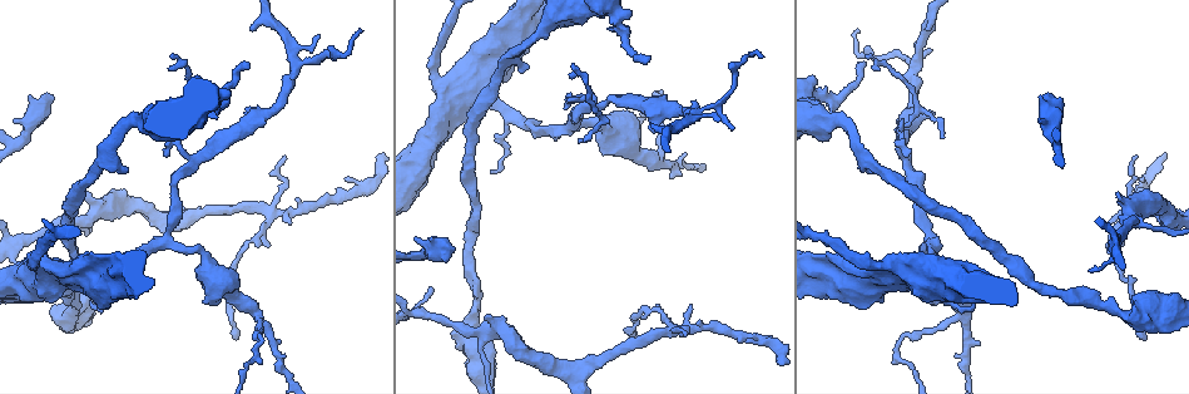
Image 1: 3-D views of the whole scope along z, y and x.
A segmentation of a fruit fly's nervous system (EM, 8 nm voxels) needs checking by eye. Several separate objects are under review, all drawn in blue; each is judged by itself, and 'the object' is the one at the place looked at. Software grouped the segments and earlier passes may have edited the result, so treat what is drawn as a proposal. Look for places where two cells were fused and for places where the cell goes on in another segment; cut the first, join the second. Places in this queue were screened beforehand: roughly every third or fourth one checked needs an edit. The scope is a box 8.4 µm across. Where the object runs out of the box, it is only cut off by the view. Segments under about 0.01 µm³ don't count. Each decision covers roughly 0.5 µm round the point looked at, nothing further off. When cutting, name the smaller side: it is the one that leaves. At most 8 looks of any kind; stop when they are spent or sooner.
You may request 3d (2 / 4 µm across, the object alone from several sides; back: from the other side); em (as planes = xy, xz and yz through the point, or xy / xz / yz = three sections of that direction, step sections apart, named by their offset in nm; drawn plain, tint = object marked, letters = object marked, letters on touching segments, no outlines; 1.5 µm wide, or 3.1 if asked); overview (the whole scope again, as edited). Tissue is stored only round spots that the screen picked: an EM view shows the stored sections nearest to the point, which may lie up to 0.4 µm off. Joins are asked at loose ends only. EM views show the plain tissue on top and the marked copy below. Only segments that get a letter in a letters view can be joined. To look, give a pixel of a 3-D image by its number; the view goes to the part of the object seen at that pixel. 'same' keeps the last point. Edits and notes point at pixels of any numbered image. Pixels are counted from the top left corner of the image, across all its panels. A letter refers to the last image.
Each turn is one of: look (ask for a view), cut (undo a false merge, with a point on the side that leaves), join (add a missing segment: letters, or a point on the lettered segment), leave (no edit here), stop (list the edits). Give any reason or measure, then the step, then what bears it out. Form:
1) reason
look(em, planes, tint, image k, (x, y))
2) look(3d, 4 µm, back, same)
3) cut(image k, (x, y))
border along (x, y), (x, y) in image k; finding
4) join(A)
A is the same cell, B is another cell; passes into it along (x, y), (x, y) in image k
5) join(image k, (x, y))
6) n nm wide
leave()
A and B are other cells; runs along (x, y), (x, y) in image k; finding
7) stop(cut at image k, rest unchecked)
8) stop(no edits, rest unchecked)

thick turns thin
look(em, planes, tint, image 1, (65, 312))

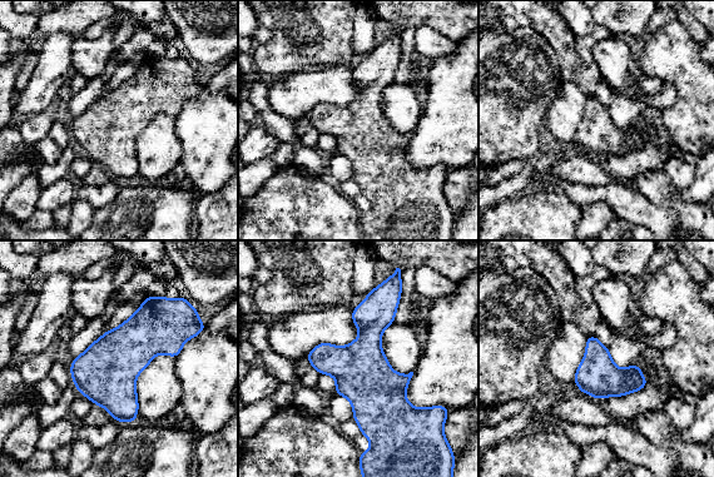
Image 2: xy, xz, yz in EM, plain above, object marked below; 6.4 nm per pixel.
look(em, planes, letters, same)

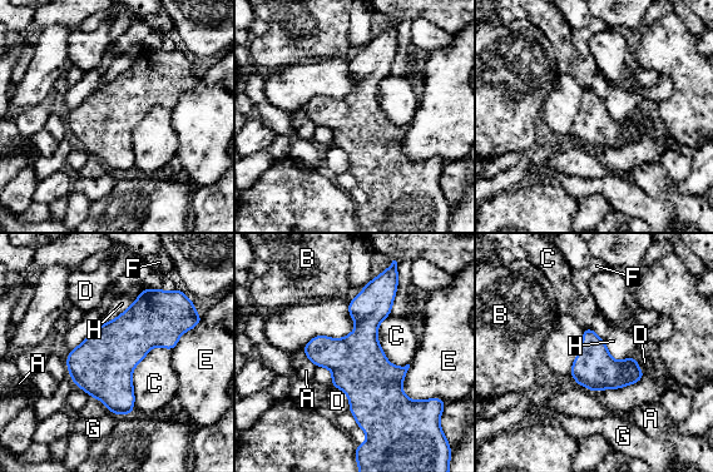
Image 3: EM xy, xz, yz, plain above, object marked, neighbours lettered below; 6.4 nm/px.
leave()
A, B, C, D, E, F, G and H are other cells; border along (171, 349), (134, 367), (130, 413) in image 3; continuous, no second cell

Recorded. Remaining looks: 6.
branch stops here
look(em, yz, step 8, letters, image 1, (88, 192))

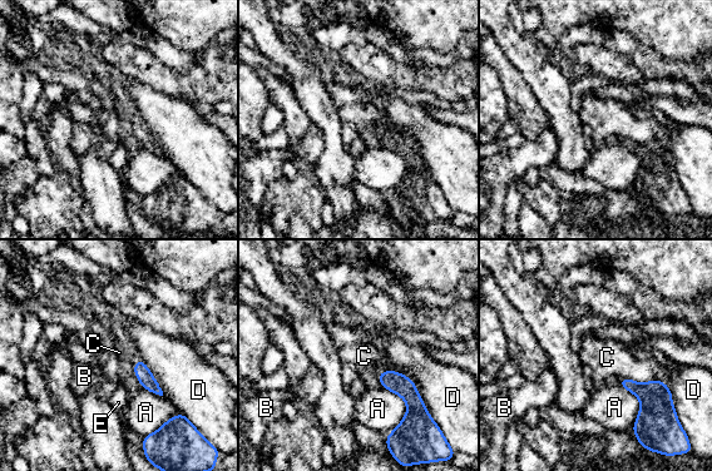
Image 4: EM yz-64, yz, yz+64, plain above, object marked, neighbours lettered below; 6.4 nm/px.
cut it another way
look(em, planes, letters, same)

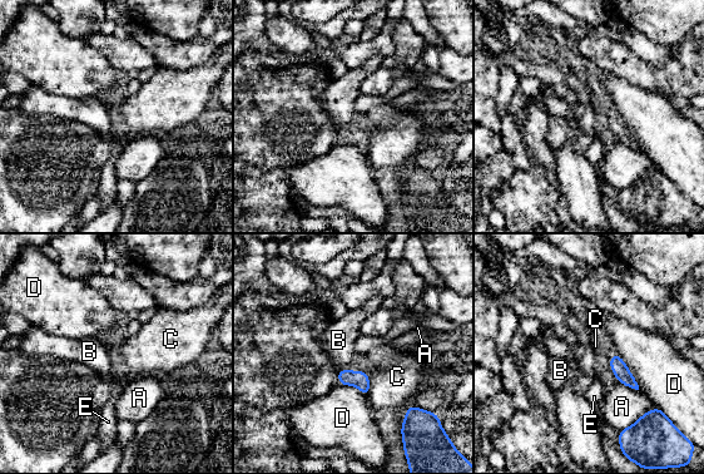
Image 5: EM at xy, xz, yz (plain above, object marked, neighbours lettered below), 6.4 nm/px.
leave()
A, B, C, D and E are other cells; border along (621, 359), (639, 389) in image 5; no lettered segment goes on from it

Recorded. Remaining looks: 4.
sudden change in width
look(3d, 4 µm, image 1, (145, 117))

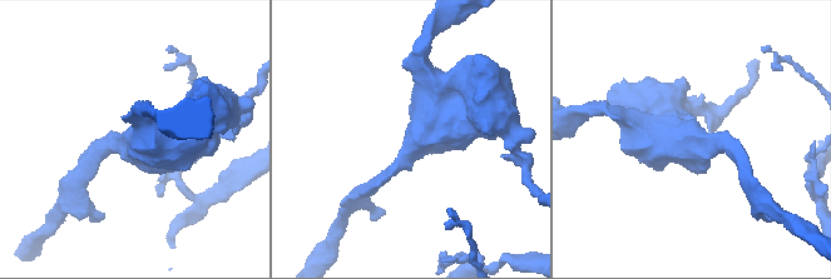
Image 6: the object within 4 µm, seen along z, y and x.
arms of 200, 700 nm; shape alone is not enough
look(em, yz, step 8, tint, image 6, (410, 154))

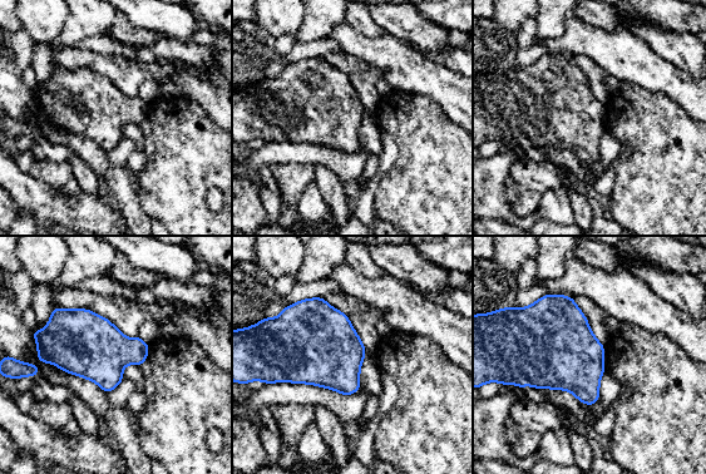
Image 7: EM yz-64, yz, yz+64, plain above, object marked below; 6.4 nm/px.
another direction
look(em, planes, letters, same)

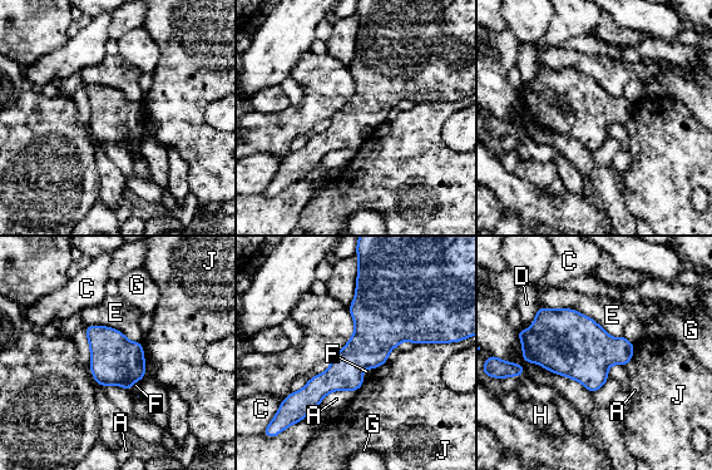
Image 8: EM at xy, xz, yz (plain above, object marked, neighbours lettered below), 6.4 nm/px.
leave()
A, C, D, E, F, G, H and J are other cells; border along (623, 365), (612, 364), (607, 376) in image 8; continuous, no second cell

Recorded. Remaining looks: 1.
stop(no edits, rest unchecked)

